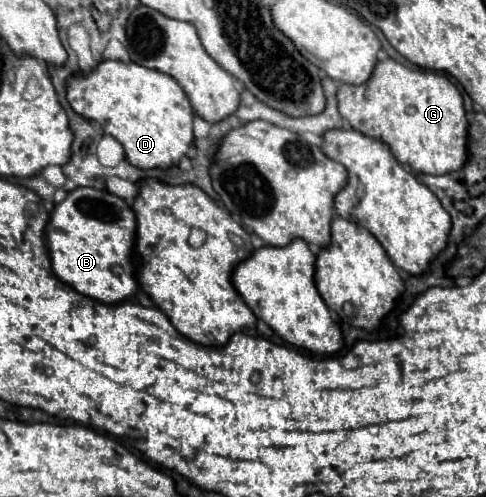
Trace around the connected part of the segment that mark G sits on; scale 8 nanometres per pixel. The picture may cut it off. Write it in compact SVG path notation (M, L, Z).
M387 58L377 62L373 76L365 84L343 84L337 92L337 100L339 112L351 124L351 128L385 142L401 164L409 164L413 170L423 174L447 174L449 170L461 170L461 162L465 162L465 130L469 130L469 122L465 116L463 98L447 76L436 71L409 68Z

